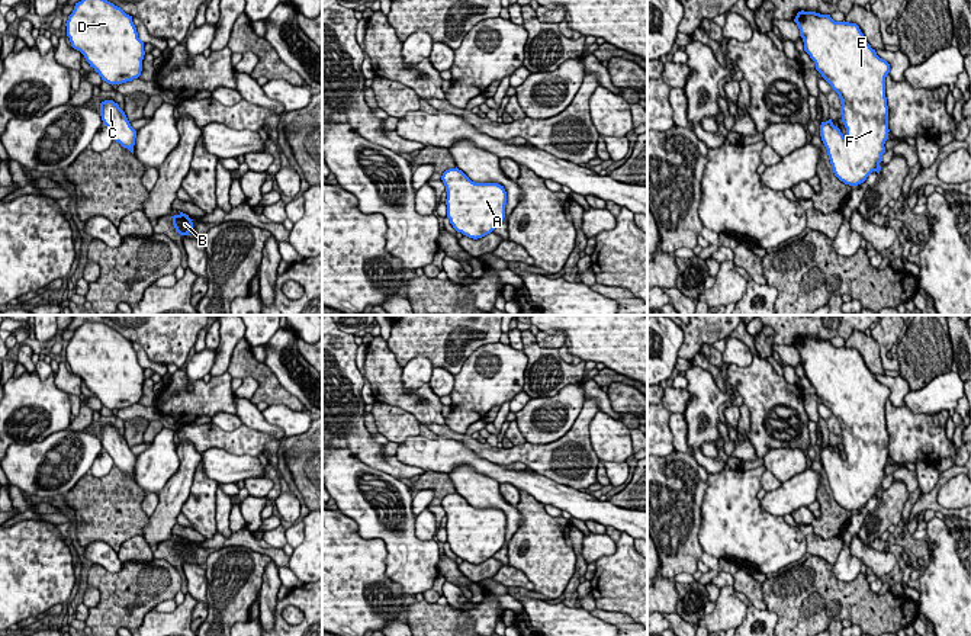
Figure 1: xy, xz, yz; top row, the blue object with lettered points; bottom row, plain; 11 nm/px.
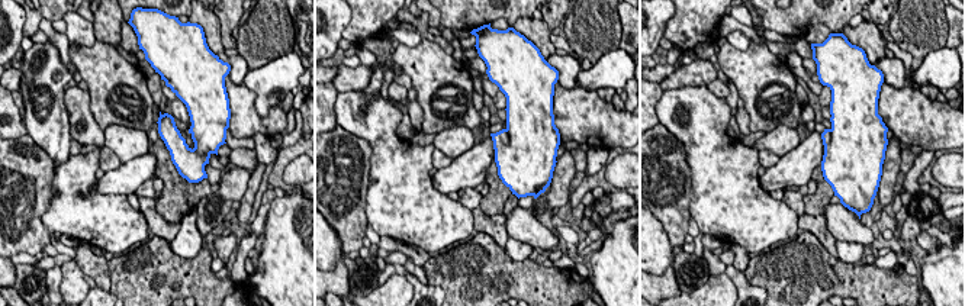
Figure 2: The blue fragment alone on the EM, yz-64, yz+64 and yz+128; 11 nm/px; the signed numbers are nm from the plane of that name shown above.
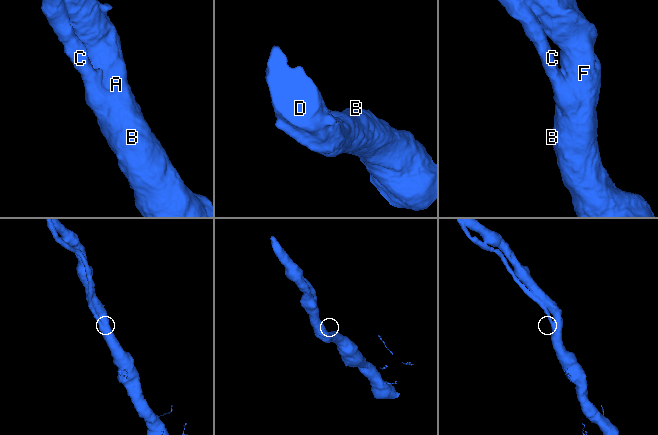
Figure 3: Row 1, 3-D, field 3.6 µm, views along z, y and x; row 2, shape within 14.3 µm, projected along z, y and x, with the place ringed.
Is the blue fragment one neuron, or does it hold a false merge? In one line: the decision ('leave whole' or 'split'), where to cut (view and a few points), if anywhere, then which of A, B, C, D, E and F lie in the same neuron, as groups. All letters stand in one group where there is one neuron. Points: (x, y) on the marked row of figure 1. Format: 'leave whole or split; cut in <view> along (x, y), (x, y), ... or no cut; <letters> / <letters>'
leave whole; no cut; A B C D E F

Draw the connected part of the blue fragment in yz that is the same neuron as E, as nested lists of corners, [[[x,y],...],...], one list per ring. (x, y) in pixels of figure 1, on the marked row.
[[[804,10],[797,13],[794,22],[800,29],[804,51],[840,99],[840,115],[846,134],[843,135],[832,119],[820,125],[820,136],[827,150],[833,173],[845,184],[858,186],[872,171],[880,174],[881,170],[880,163],[890,132],[885,97],[885,77],[890,73],[890,64],[877,55],[856,23],[835,22],[830,15]]]

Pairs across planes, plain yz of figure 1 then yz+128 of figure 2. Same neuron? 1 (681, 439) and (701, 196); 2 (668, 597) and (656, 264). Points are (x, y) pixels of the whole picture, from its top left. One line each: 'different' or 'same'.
1: same
2: different

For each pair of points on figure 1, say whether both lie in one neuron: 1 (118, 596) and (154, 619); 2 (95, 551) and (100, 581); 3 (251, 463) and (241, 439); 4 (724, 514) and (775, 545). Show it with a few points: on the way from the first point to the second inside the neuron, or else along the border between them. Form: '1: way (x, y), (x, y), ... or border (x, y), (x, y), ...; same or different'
1: border (153, 610), (142, 620); different
2: border (124, 562), (118, 571), (106, 571), (93, 564); different
3: border (215, 447), (235, 455), (257, 458); different
4: way (738, 527), (762, 542); same

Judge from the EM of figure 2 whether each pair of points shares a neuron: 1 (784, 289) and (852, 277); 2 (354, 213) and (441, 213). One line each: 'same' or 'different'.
1: same
2: different

